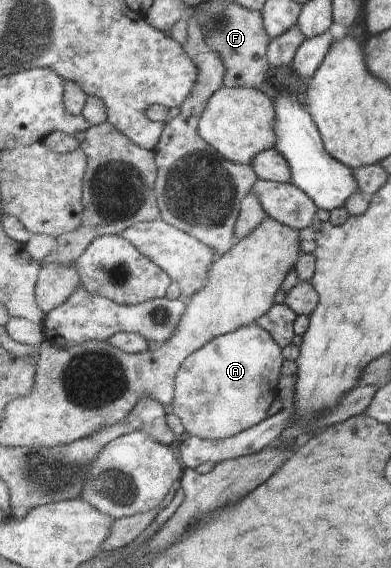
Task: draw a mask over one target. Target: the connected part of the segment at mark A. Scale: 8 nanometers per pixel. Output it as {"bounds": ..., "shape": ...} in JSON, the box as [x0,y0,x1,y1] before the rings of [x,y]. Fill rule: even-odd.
{"bounds":[172,322,284,440],"shape":[[[255,322],[234,332],[214,337],[186,357],[174,381],[172,413],[183,424],[186,436],[225,440],[253,428],[267,417],[275,399],[275,381],[284,363],[279,344]]]}

